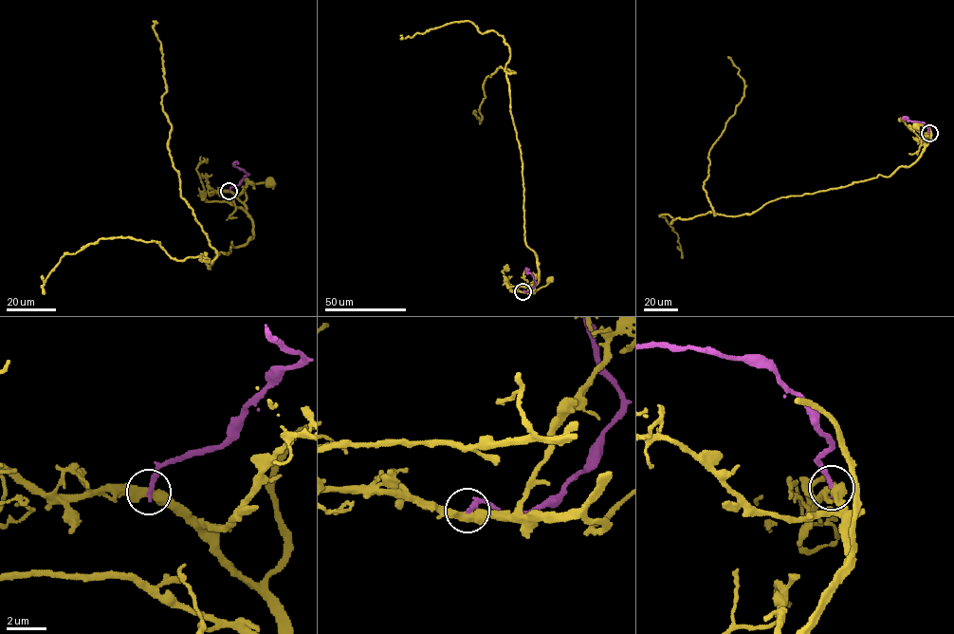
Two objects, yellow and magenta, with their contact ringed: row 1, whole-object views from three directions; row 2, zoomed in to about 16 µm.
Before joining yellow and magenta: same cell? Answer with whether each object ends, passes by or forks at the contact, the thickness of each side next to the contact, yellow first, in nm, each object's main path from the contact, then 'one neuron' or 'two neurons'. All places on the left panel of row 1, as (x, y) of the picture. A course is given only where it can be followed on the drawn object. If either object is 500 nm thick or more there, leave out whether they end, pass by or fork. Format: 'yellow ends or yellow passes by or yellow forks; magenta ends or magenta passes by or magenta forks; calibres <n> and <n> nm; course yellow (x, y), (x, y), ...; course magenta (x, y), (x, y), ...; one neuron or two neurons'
yellow passes by; magenta ends; calibres 460 and 260 nm; course yellow (229, 191), (243, 202), (248, 183), (270, 182); course magenta (229, 191), (248, 174), (233, 165), (238, 161), (235, 164); two neurons

